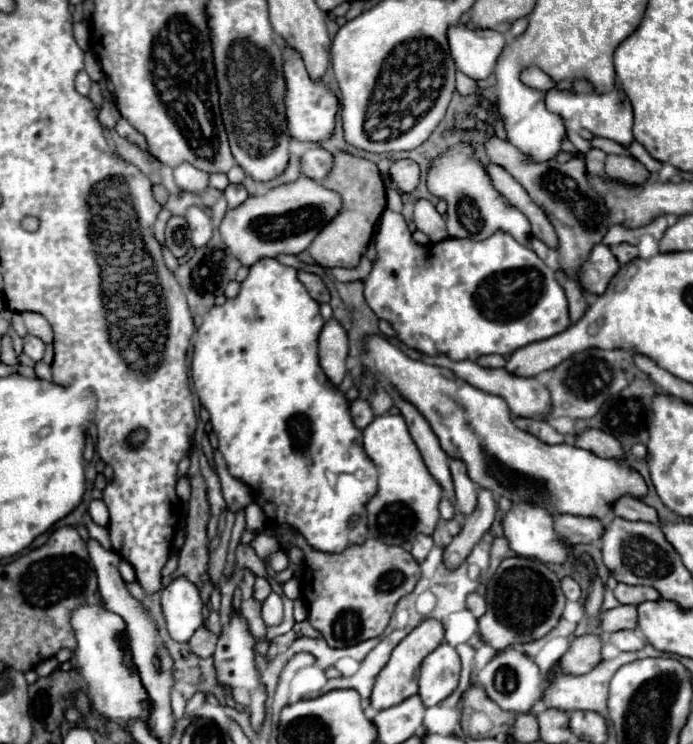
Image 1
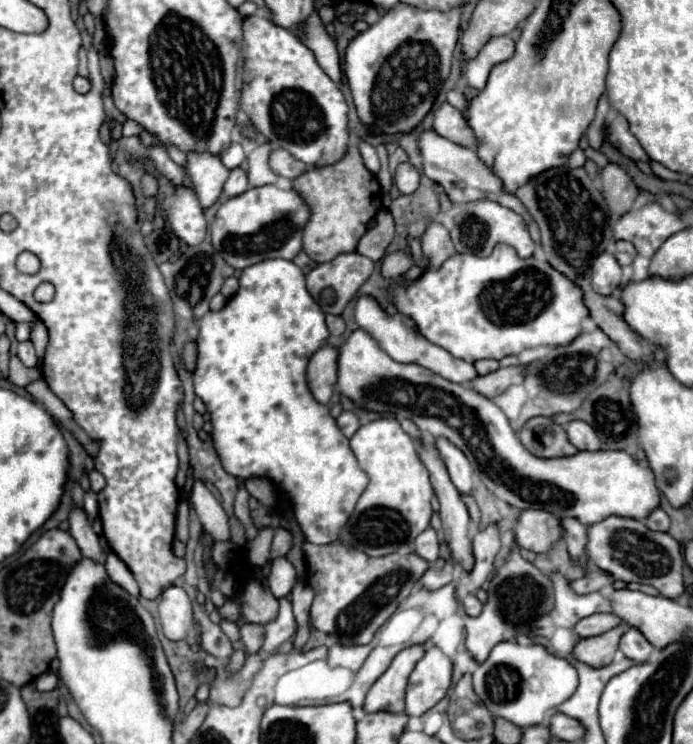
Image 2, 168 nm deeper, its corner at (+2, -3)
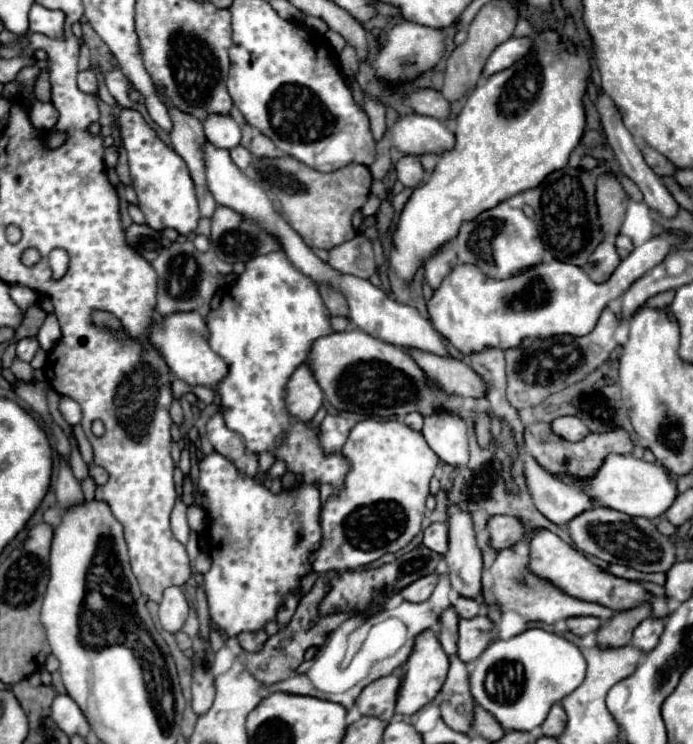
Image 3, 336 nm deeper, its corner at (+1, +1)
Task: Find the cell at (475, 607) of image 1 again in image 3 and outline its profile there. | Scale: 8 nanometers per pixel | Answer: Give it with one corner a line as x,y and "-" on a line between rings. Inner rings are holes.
457,597
455,599
455,611
459,613
459,617
465,617
465,619
471,619
479,613
481,609
481,603
477,599
471,599
471,597

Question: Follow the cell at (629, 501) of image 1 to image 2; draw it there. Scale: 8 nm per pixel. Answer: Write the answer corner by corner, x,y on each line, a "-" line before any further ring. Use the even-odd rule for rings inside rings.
656,509
650,517
644,519
644,525
652,531
668,531
670,529
670,517
662,509

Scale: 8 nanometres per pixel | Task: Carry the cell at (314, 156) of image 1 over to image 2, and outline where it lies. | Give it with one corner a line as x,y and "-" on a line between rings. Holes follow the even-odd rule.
274,149
274,151
270,153
268,163
270,163
270,169
272,169
276,175
282,175
282,177
288,177
288,179
296,179
296,177
302,175
304,171
312,169
312,167
304,165
302,161
294,159
294,157
292,157
288,151
284,151
284,149

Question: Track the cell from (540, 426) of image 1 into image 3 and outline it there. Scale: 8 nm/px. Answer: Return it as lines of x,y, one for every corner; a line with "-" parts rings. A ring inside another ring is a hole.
535,421
525,427
523,451
529,453
545,471
549,471
553,475
581,475
581,479
585,479
585,475
593,475
593,471
597,471
597,467
601,467
601,459
605,459
605,455
631,453
631,449
633,449
633,445
631,445
629,435
625,435
625,431
609,431
605,435
589,433
583,441
571,443
571,441
559,437
551,429
549,423

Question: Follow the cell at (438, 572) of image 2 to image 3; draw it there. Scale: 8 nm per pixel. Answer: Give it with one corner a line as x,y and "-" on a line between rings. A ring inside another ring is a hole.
431,573
431,575
425,575
421,579
417,579
415,583
411,583
409,587
405,587
405,591
401,591
401,595
407,599
407,601
427,601
435,589
439,581
439,573

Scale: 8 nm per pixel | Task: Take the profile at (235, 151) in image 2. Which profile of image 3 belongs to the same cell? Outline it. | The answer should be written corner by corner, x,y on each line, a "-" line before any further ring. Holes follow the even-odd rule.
213,115
213,119
205,119
203,127
205,127
207,141
219,149
231,151
241,141
241,129
231,117

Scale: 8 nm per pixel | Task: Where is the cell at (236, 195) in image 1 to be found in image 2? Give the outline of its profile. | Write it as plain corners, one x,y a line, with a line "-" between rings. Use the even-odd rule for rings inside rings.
236,167
230,171
228,175
228,181
224,183
224,195
226,197
236,197
240,193
244,193
248,189
248,177
246,177
246,171

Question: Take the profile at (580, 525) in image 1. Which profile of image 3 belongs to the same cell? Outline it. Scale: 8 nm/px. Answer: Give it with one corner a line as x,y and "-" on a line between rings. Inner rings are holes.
495,515
487,523
487,533
489,533
489,539
495,549
507,549
523,539
525,527
523,527
521,519
517,519
517,517

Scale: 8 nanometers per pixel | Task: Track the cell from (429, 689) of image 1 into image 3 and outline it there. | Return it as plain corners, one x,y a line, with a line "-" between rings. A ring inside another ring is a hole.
423,631
415,639
413,653
409,655
409,661
405,665
405,675
403,675
403,683
401,683
399,699
397,699
397,713
413,715
421,707
431,703
435,699
435,695
441,691
445,677
447,677
447,671
449,671
449,657
445,655
439,639
435,637
433,631

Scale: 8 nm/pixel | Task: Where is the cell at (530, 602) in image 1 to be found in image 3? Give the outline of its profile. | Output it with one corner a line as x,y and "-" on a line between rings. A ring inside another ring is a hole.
473,617
473,619
459,619
459,659
469,663
485,651
489,643
493,643
499,635
499,627
489,617

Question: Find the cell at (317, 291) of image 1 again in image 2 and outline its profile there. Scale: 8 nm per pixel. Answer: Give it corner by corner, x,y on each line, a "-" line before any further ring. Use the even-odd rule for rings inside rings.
344,253
338,255
336,259
328,261
328,263
320,263
318,267
314,267
308,275
306,275
306,285
310,295
314,297
314,301
320,305
320,309
324,313
332,313
332,315
340,315
344,311
344,307
348,305
348,301
358,293
360,285
366,283
366,279
372,275
374,271
374,263
360,255
360,253

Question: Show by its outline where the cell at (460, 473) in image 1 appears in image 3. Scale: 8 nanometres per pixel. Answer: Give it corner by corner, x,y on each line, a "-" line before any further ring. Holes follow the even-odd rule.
431,415
425,419
421,433
443,463
451,467
467,467
467,427
457,419
457,415

